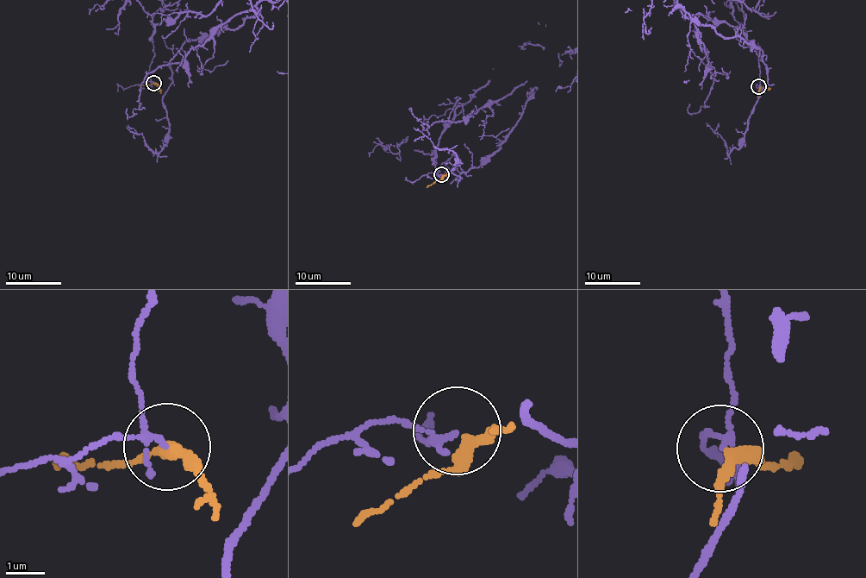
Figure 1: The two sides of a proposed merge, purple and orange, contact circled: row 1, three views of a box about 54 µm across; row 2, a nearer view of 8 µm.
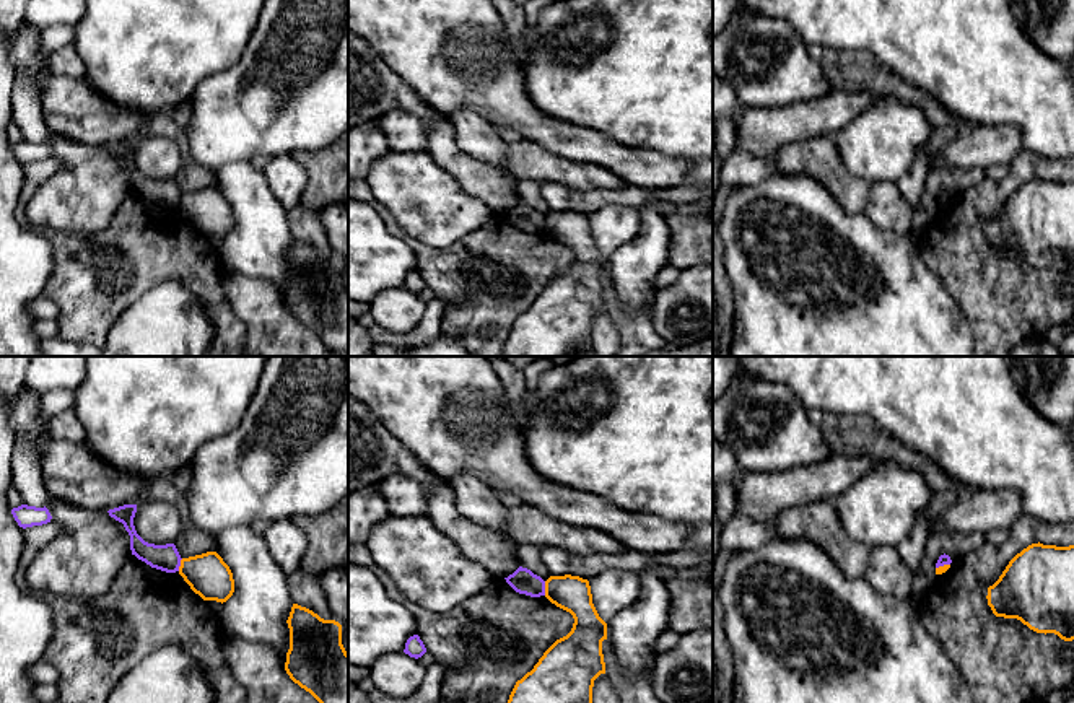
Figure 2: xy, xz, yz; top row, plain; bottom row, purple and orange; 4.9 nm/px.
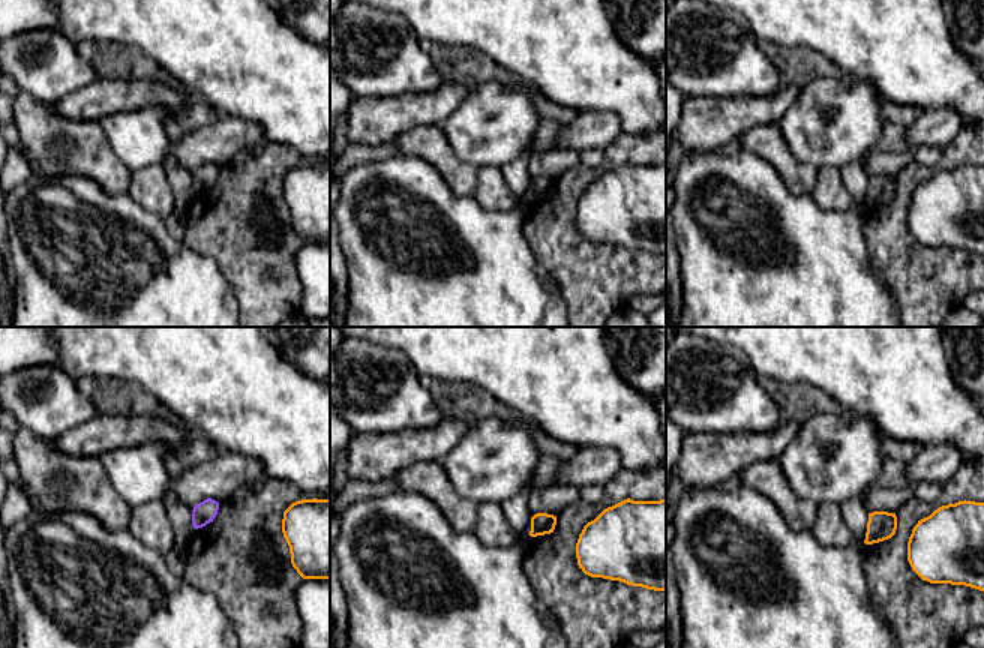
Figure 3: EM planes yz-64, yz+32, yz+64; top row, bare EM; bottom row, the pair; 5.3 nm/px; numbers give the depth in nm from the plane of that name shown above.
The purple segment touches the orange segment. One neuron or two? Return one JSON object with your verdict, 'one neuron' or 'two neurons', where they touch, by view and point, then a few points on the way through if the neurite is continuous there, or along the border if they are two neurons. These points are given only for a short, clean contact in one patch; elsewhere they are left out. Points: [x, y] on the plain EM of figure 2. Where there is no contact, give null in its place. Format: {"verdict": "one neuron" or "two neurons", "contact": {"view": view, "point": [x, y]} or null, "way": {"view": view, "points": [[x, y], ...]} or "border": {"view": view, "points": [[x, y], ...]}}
{"verdict": "two neurons", "contact": {"view": "xz", "point": [544, 223]}, "border": {"view": "xz", "points": [[544, 217], [545, 230]]}}

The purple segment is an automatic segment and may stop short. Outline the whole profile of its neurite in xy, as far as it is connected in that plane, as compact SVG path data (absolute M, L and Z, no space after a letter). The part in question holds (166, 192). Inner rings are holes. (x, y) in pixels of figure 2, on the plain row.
M124 140L107 146L111 153L122 158L130 171L130 186L138 195L145 197L151 203L176 208L181 202L181 190L174 179L155 181L145 177L135 166L133 153L137 140Z

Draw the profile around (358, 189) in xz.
M348 177L348 197L368 203L376 200L366 179L358 177Z

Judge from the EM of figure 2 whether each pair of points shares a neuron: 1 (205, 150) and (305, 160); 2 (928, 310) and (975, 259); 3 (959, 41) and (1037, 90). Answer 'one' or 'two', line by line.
1: two
2: two
3: one

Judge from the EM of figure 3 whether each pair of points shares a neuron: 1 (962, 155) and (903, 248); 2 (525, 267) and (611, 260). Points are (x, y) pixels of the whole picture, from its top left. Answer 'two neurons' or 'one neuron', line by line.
1: one neuron
2: two neurons

